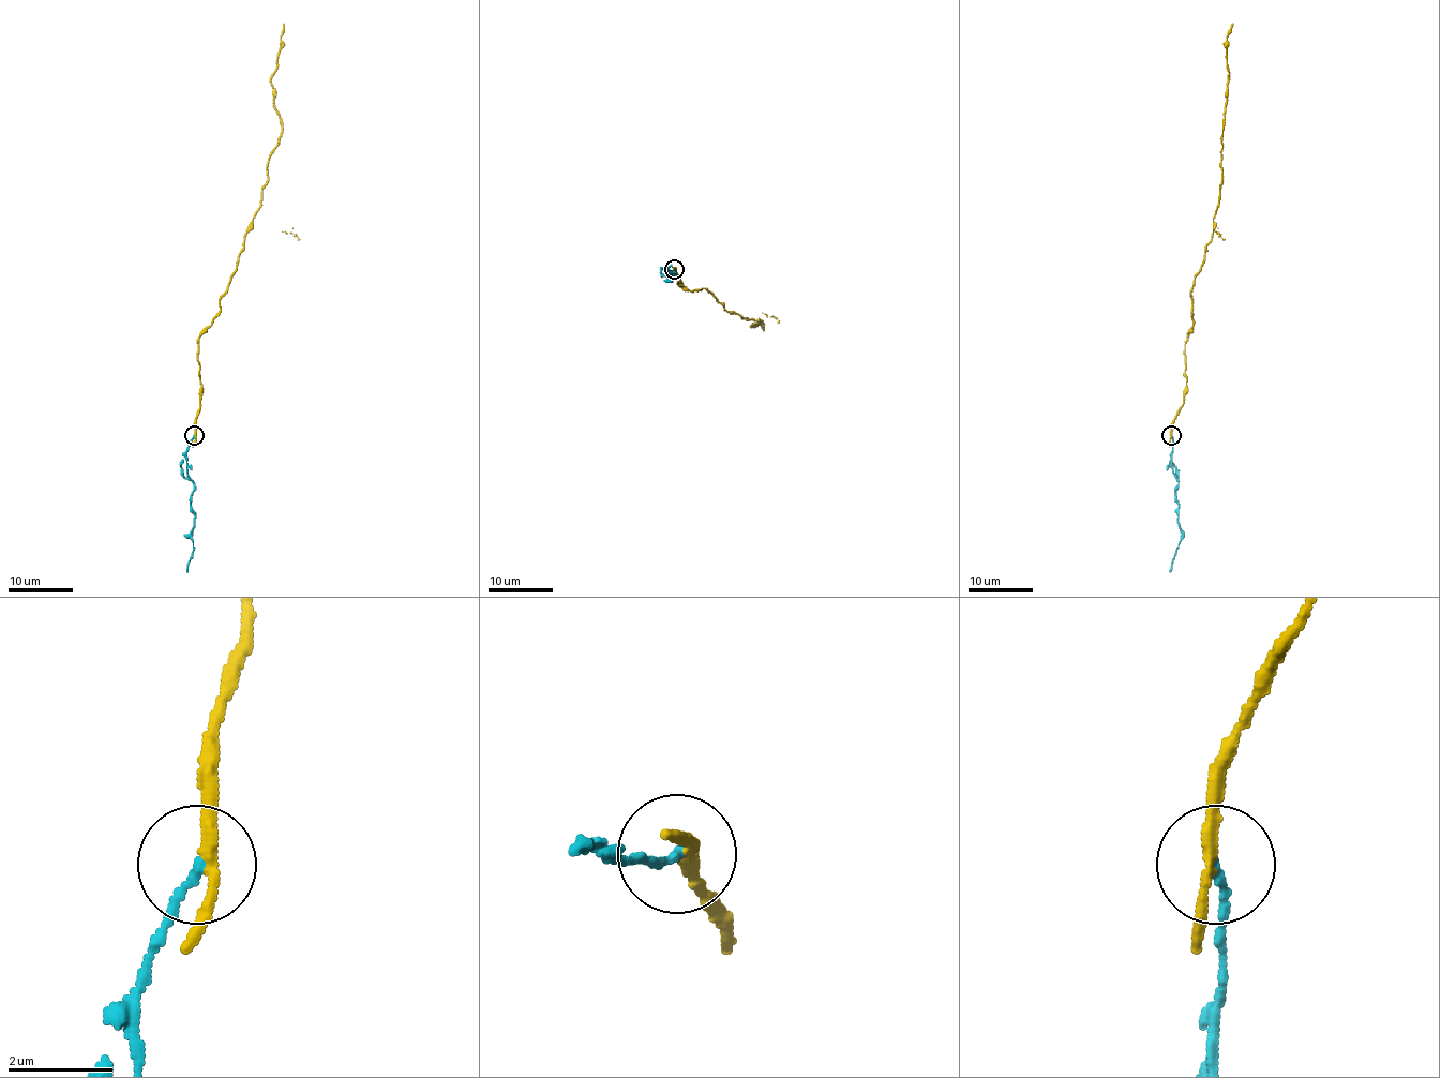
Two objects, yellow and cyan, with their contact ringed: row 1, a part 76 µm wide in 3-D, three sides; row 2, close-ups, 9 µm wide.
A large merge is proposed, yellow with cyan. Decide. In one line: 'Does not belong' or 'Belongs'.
Does not belong

